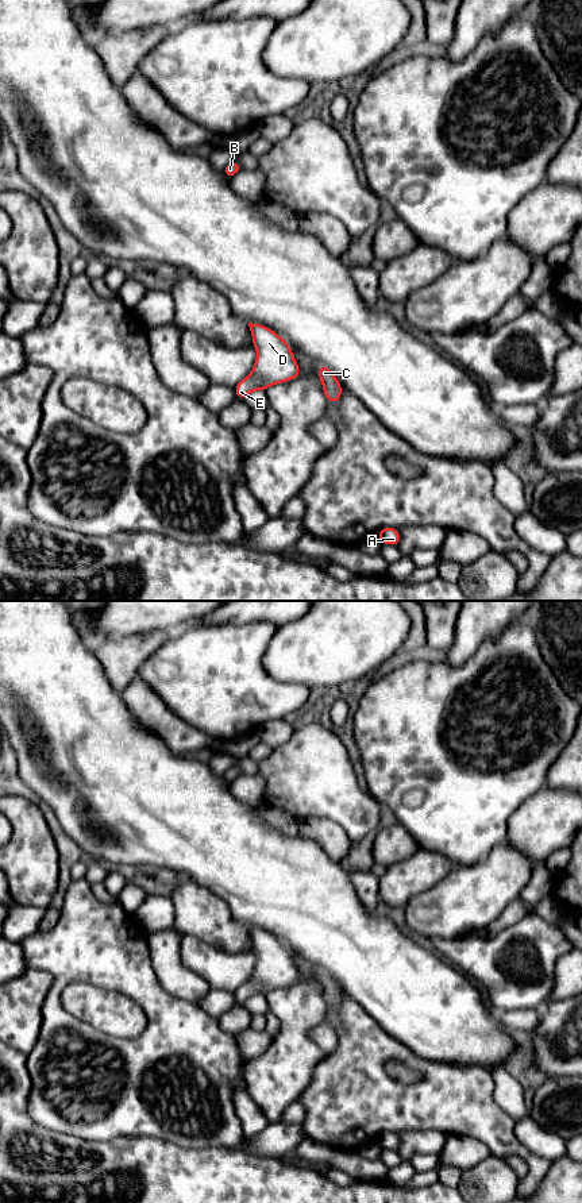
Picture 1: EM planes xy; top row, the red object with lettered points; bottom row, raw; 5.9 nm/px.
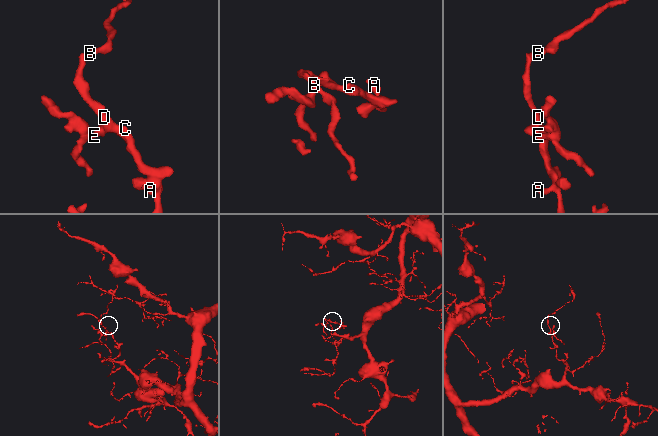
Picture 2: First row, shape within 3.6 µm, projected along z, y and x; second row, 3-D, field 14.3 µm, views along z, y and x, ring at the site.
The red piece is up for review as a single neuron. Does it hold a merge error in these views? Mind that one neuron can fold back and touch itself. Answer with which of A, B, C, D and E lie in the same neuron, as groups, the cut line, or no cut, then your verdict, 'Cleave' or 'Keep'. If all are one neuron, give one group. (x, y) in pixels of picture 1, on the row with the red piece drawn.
Groups: A B C D E. No split. Keep

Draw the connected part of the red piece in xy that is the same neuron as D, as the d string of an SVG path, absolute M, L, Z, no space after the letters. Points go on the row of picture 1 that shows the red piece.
M248 323L248 327L258 356L251 373L234 387L236 398L289 382L301 373L290 346L281 336L262 324Z

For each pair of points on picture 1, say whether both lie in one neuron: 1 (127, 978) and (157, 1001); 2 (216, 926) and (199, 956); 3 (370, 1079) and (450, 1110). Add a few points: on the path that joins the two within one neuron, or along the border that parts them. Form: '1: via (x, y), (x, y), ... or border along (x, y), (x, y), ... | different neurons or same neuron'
1: via (134, 978), (150, 994) | same neuron
2: border along (182, 933), (196, 936), (224, 951), (238, 951) | different neurons
3: via (390, 1099), (396, 1105), (430, 1105) | same neuron

